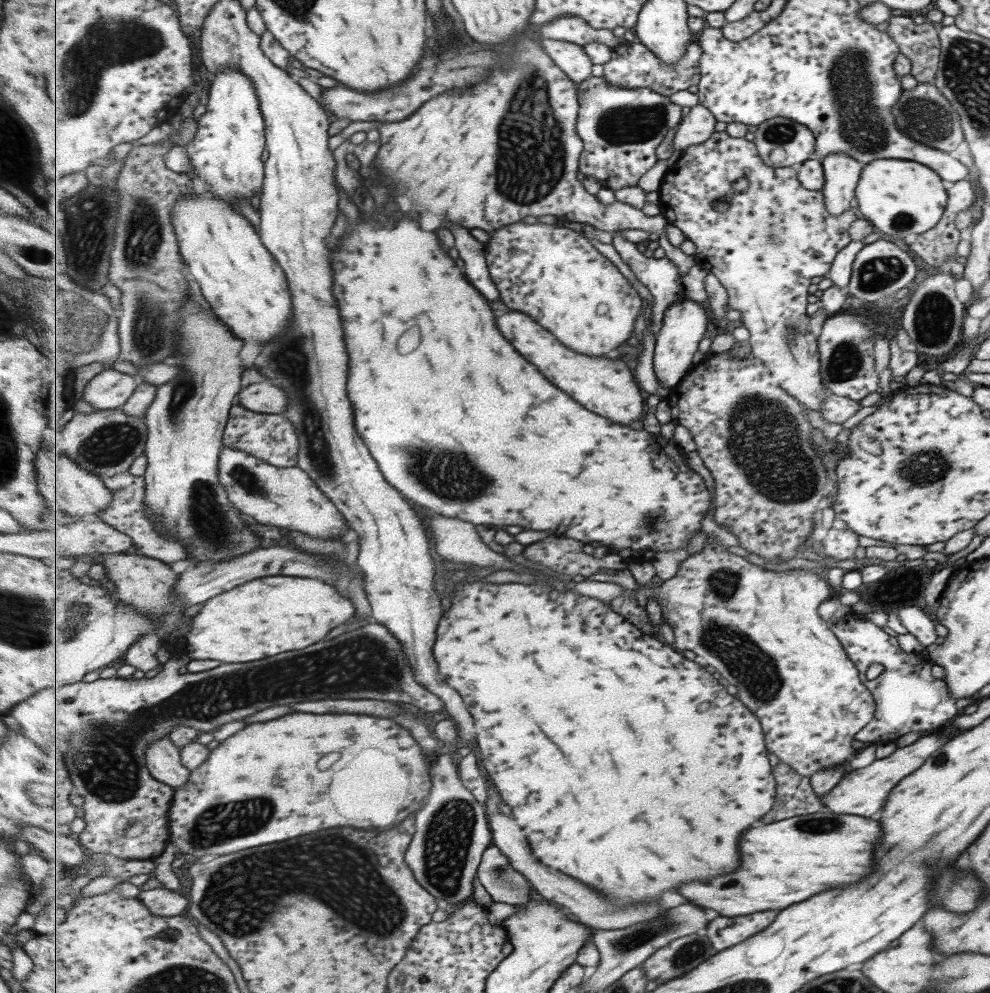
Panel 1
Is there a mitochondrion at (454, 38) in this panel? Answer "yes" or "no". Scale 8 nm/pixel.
no

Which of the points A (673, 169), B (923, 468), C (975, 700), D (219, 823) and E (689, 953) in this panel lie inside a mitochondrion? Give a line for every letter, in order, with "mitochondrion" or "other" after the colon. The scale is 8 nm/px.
A: other
B: mitochondrion
C: other
D: mitochondrion
E: mitochondrion

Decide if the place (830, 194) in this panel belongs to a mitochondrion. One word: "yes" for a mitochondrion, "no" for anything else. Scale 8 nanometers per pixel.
no

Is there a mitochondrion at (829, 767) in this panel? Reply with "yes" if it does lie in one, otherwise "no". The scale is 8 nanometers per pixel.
no

